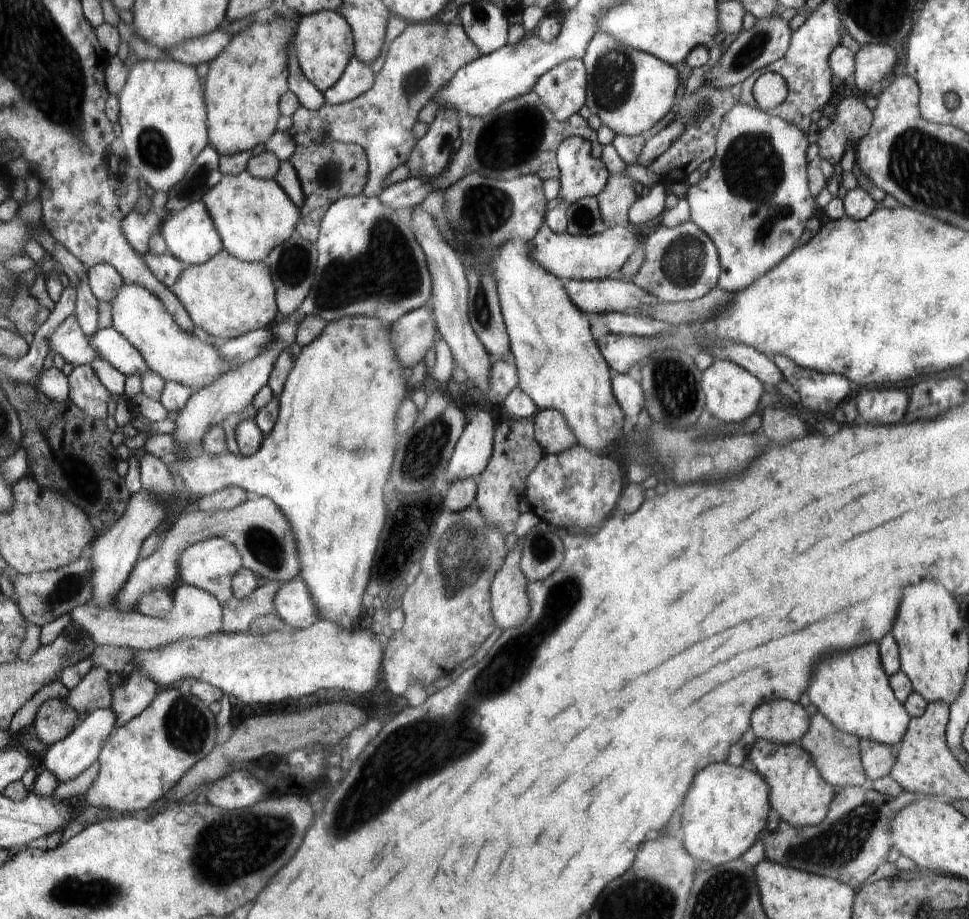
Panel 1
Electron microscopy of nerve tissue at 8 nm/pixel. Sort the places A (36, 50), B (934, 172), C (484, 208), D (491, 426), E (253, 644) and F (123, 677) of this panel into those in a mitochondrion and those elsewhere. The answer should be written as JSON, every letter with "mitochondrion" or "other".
{"A":"mitochondrion","B":"mitochondrion","C":"mitochondrion","D":"other","E":"other","F":"other"}

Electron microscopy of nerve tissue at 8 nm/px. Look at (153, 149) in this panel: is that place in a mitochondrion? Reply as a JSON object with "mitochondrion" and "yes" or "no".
{"mitochondrion":"yes"}

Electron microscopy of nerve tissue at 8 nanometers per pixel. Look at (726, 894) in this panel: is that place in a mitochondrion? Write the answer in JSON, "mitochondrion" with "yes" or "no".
{"mitochondrion":"yes"}

